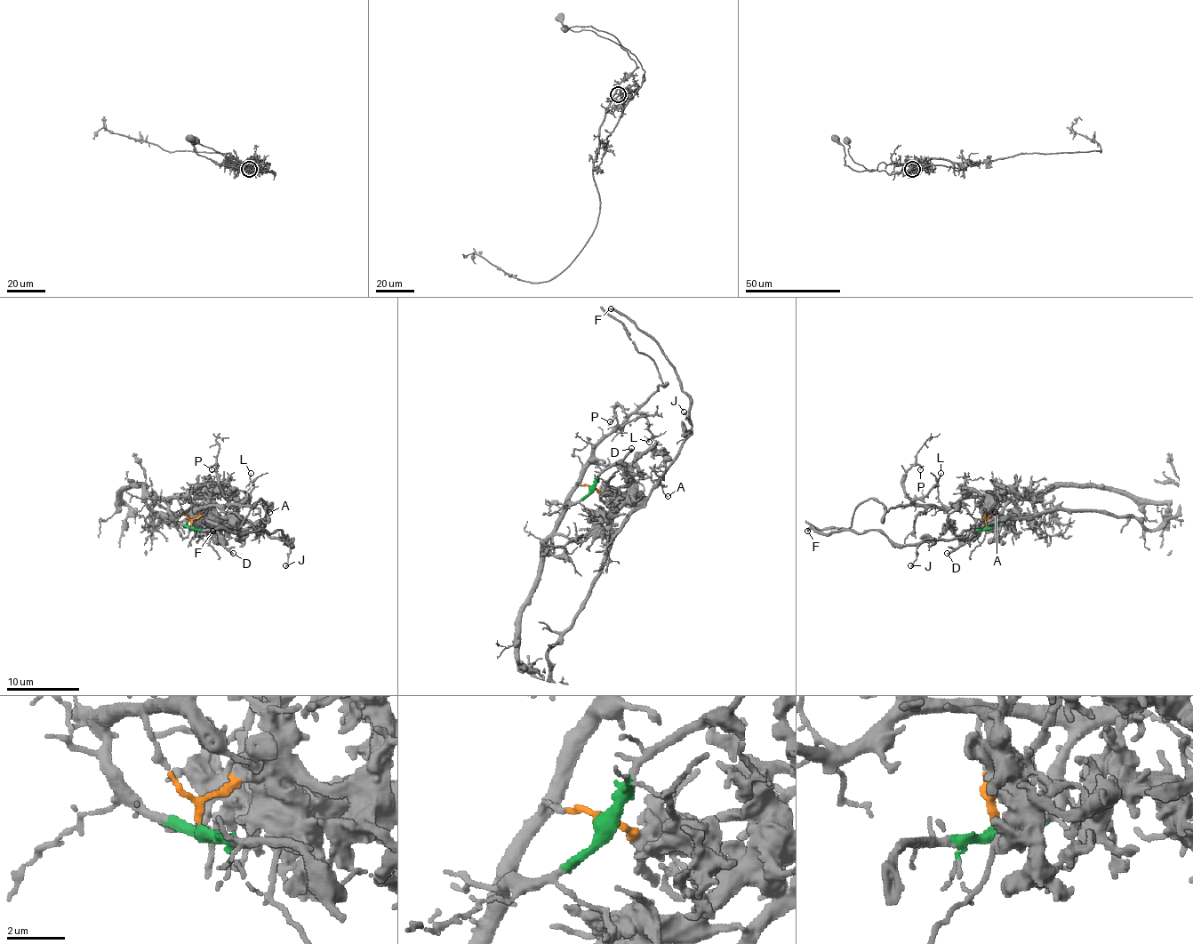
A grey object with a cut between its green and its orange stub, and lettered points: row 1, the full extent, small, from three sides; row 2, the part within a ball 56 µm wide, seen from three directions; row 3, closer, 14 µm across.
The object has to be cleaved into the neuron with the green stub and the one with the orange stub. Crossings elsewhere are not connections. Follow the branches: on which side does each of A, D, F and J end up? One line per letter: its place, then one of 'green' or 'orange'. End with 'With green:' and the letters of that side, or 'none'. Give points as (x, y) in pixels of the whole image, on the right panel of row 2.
A: at (995, 512); orange
D: at (947, 553); green
F: at (807, 531); orange
J: at (910, 565); orange
With green: D

